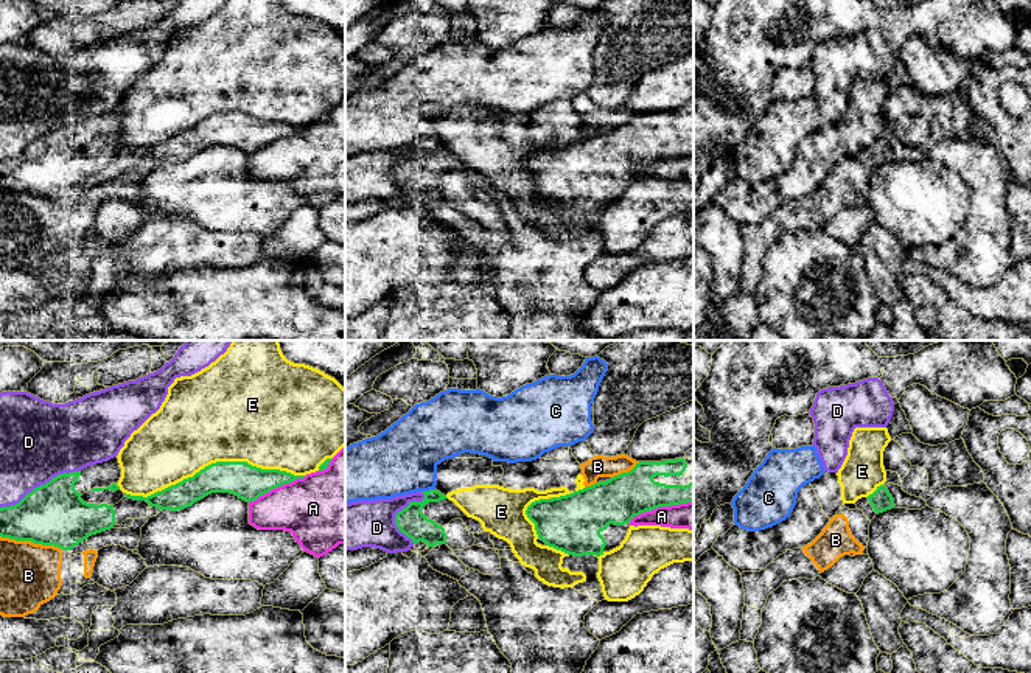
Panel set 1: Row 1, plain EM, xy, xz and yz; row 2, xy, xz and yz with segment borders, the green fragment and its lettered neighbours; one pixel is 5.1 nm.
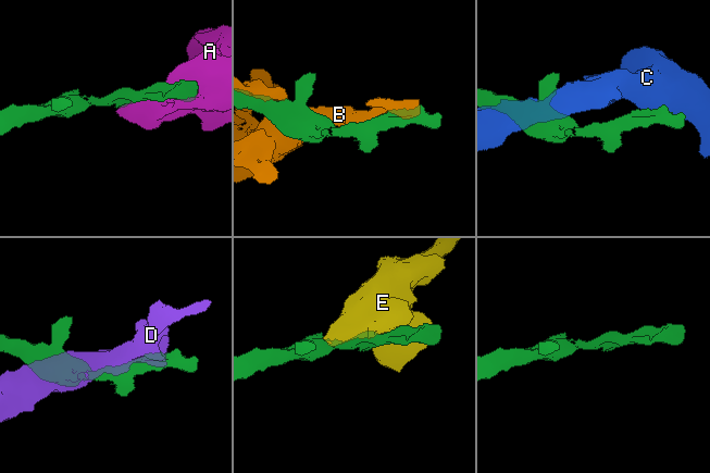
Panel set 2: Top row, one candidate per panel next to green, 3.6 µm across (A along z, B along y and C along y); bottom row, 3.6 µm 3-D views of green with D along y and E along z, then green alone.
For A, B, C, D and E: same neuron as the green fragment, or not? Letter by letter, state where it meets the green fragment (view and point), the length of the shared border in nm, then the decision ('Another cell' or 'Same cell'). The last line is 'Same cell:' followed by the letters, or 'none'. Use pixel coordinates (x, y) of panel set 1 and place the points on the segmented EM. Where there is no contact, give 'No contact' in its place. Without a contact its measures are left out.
A: Touches green at xz (660, 505). Shared border 360 nm. Another cell
B: Touches green at xy (31, 541). Shared border 340 nm. Another cell
C: Touches green at xz (429, 490). Shared border 70 nm. Another cell
D: Touches green at xy (41, 485). Shared border 460 nm. Another cell
E: Touches green at xy (213, 463). Shared border 950 nm. Another cell
Same cell: none

